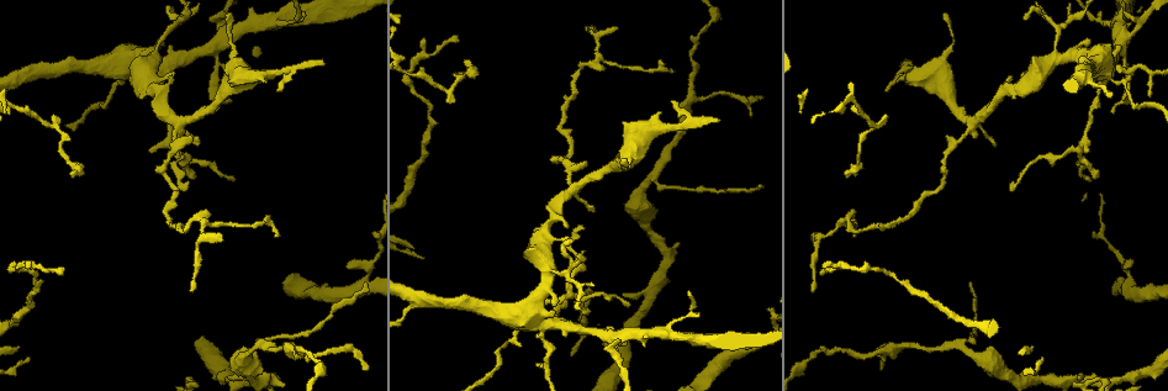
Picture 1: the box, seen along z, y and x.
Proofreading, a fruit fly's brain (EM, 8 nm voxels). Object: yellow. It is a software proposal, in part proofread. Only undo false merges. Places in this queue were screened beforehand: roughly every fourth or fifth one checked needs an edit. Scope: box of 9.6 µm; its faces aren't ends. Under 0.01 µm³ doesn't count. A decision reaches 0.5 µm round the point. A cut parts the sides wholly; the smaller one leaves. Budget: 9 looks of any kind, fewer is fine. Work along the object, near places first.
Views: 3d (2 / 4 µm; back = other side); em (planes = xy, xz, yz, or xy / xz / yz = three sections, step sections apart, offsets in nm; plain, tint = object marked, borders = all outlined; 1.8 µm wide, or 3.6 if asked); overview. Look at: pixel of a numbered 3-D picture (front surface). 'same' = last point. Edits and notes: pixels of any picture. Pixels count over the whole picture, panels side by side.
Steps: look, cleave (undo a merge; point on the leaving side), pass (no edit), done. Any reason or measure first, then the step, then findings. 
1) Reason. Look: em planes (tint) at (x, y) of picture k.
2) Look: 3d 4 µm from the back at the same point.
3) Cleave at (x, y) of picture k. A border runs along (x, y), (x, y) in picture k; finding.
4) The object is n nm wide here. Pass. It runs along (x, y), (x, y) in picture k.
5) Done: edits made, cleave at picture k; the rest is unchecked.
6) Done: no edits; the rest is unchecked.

Four or more arms meet. Look: em planes (tint) at (220, 37) of picture 1.

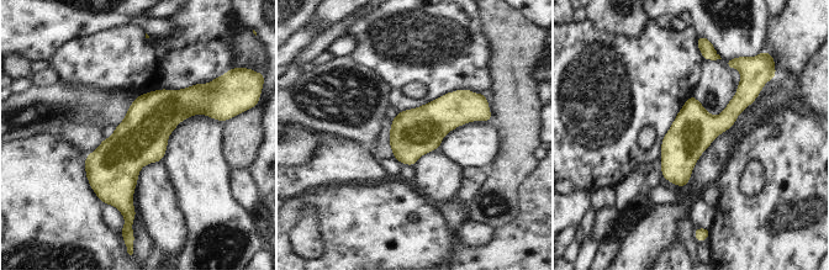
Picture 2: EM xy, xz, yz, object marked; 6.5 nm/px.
Pass. One neuron here.

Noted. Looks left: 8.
Sharp bend. Look: 3d 4 µm from the back at (536, 318) of picture 1.

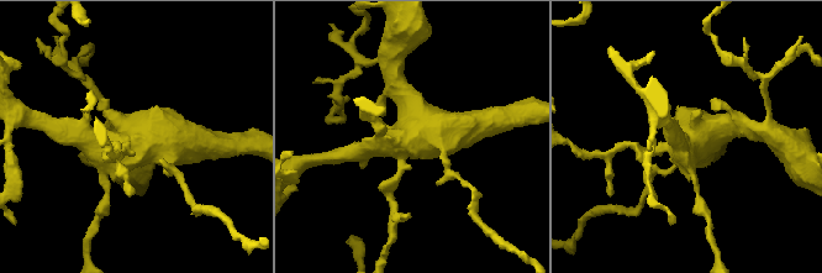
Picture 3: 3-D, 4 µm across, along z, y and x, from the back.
Now the EM. Look: em 3.6 µm planes (plain) at (688, 145) of picture 3.

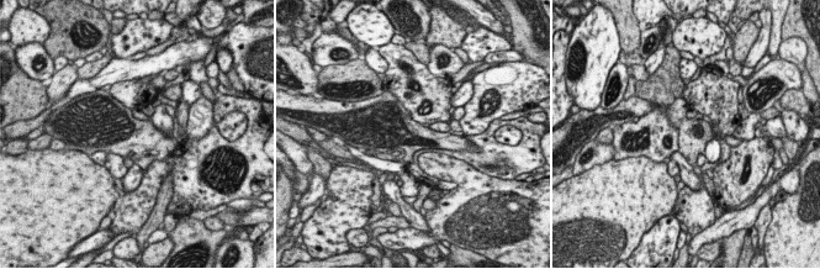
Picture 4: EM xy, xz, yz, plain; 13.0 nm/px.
Look: em 3.6 µm planes (tint) at the same point.

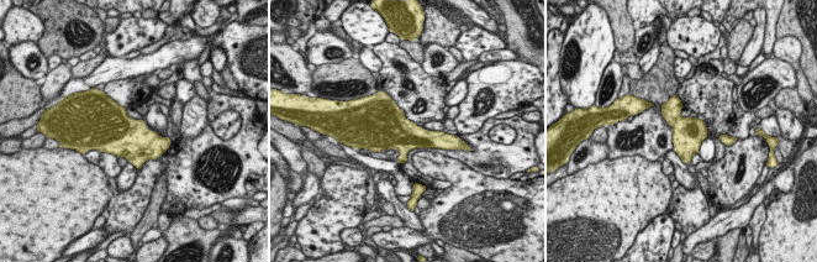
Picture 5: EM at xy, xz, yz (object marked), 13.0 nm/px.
The object is 420 nm wide here. Pass. All the same neuron.

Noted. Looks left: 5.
Thin arm on a thick one. Look: em planes (borders) at (254, 344) of picture 1.

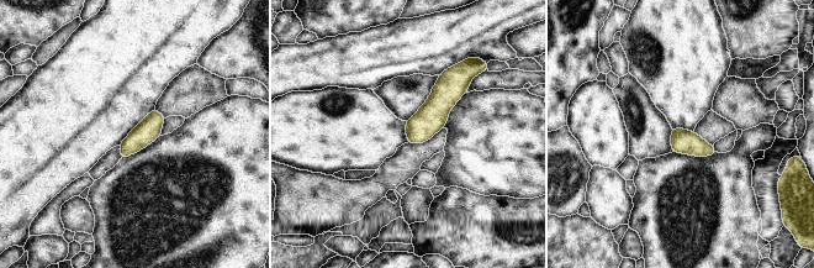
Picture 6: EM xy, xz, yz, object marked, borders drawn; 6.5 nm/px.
Pass. It runs along (455, 75), (433, 115), (410, 140) in picture 6; one neuron here.

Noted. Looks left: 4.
Abrupt turn. Look: 3d 4 µm at (412, 63) of picture 1.

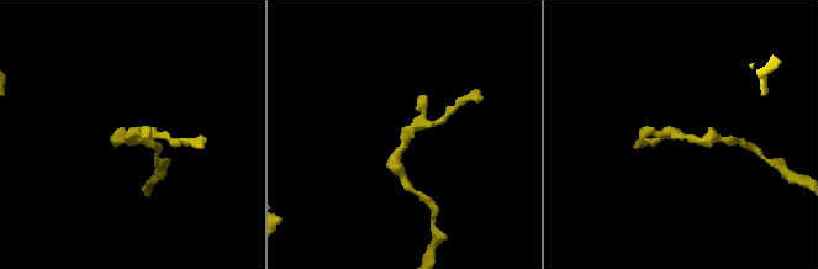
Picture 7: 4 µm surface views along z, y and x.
Need the tissue. Look: em xz step 4 (tint) at (403, 136) of picture 7.

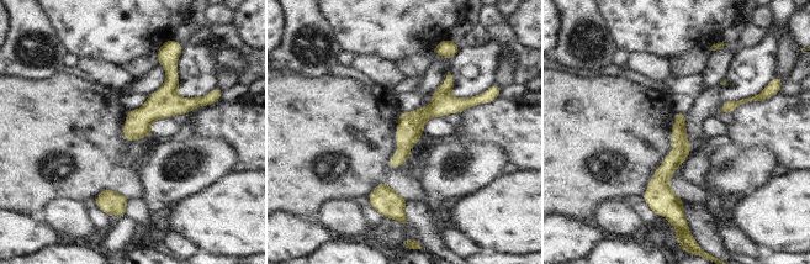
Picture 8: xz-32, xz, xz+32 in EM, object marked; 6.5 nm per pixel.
Another direction. Look: em planes (tint) at the same point.

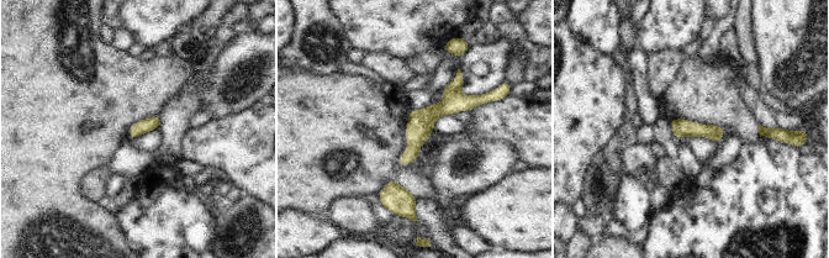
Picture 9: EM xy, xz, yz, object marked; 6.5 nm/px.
The object is 90 nm wide here. Pass. It runs along (482, 100), (439, 109), (402, 163) in picture 9; continuous, no second neuron.

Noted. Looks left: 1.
Done: no edits; the rest is unchecked.

